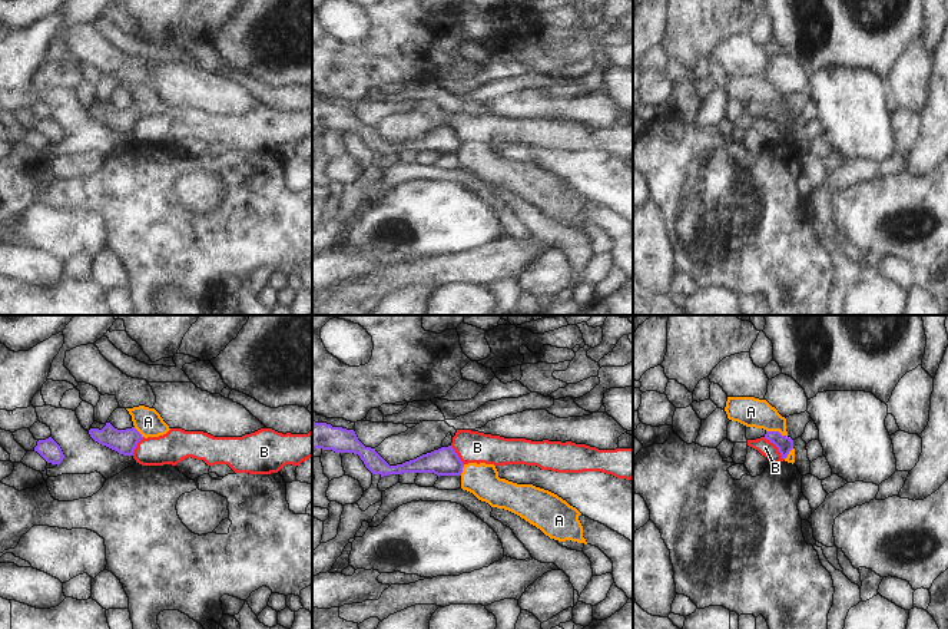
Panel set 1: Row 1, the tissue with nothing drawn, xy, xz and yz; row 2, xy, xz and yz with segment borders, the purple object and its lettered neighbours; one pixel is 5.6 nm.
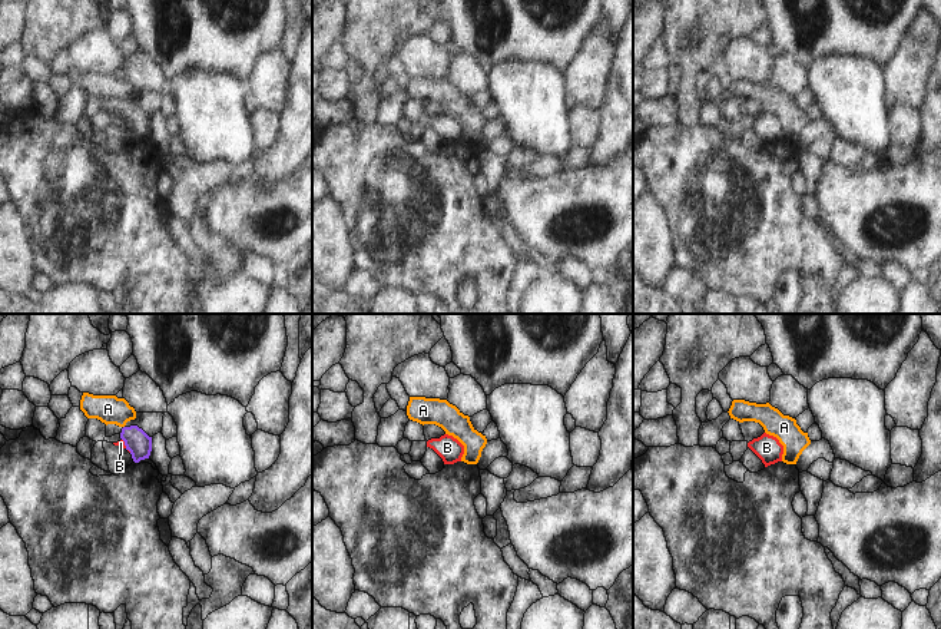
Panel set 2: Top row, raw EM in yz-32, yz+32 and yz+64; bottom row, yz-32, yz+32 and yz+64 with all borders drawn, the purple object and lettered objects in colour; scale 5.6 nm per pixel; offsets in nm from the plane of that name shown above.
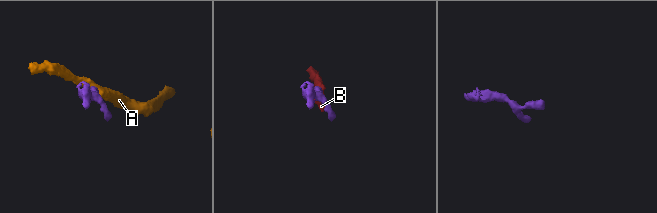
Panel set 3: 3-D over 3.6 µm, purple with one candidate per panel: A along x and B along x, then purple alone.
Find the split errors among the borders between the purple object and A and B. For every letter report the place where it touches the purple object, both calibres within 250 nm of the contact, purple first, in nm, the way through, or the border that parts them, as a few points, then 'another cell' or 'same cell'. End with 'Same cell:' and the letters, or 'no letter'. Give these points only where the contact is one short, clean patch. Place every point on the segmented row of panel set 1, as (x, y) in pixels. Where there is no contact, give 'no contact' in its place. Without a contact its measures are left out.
A: yz (778, 431) | 90/170 nm | along yz (766, 430), (778, 430), (789, 439) | another cell
B: yz (776, 446) | 90/90 nm | along yz (763, 437), (776, 447), (784, 459) | another cell
Same cell: no letter

